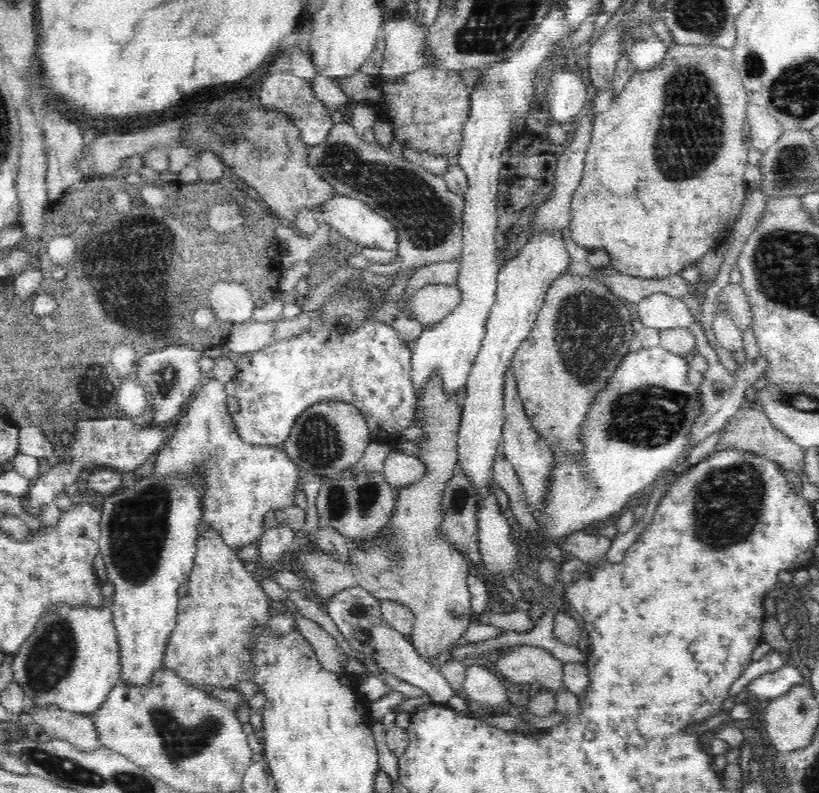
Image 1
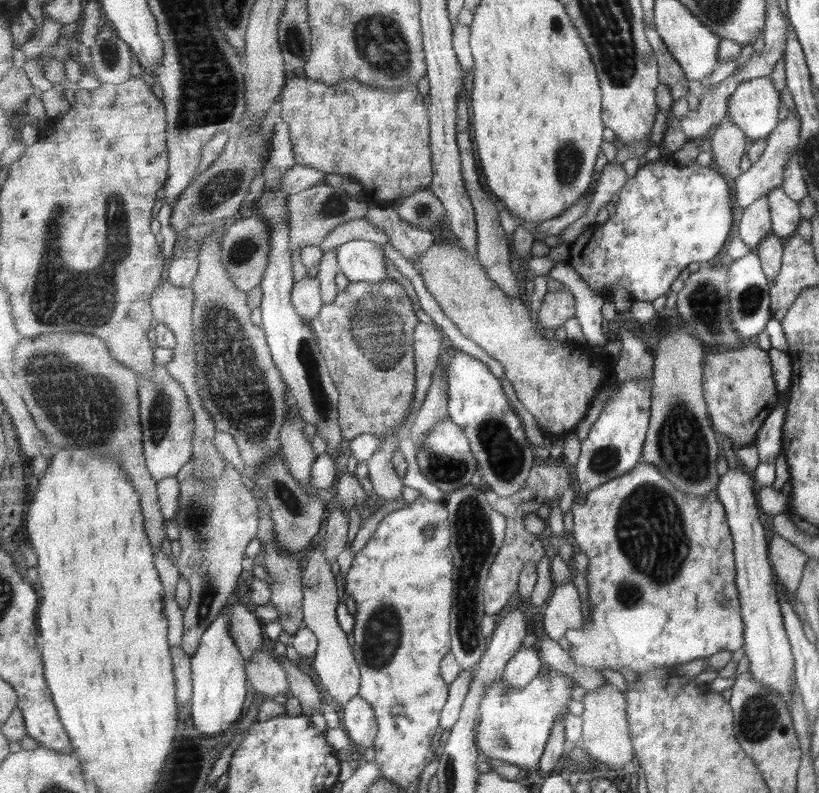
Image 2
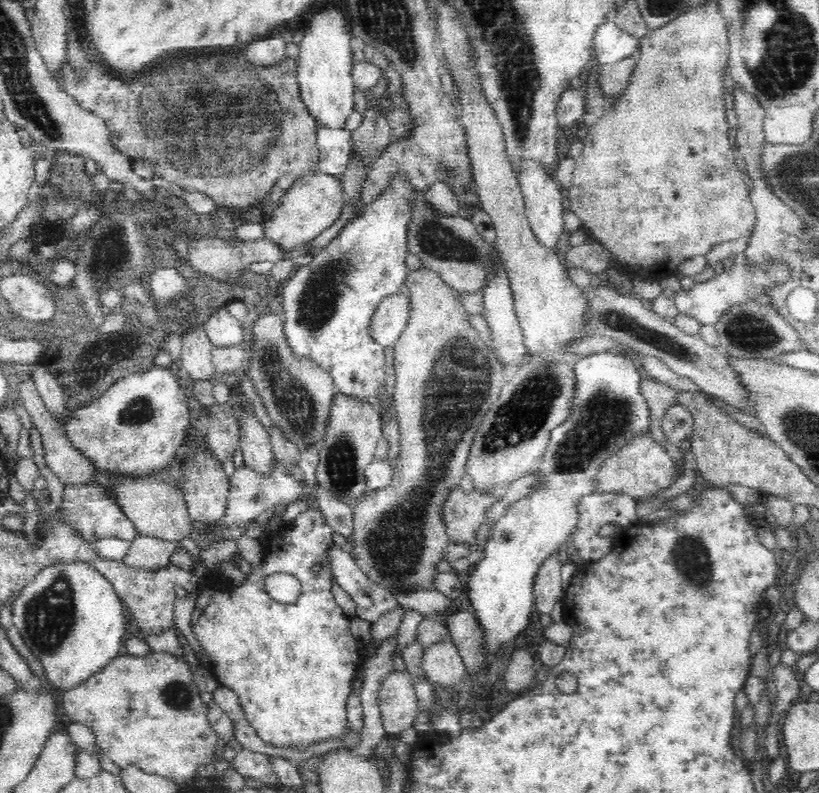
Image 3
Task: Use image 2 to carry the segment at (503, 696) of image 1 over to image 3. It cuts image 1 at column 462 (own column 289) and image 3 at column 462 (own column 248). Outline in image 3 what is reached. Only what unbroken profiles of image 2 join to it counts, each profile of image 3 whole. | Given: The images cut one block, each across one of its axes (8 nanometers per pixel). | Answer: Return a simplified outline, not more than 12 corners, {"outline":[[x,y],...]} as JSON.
{"outline":[[449,639],[423,646],[420,666],[432,684],[458,686],[466,674]]}

